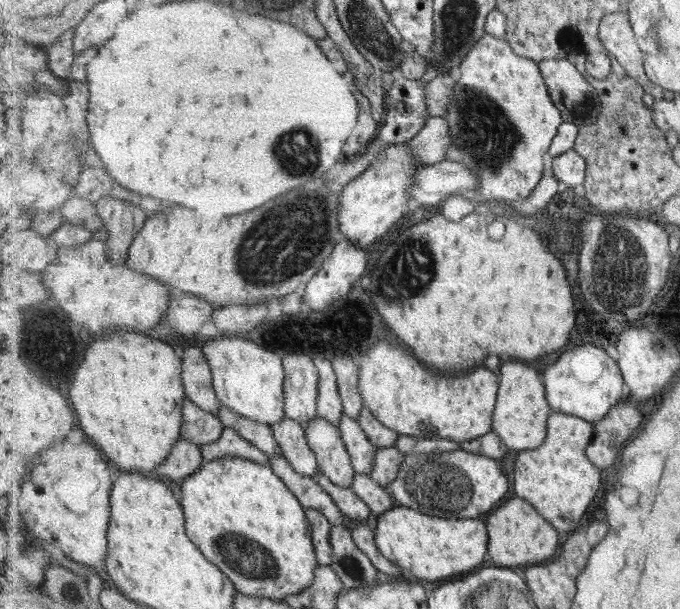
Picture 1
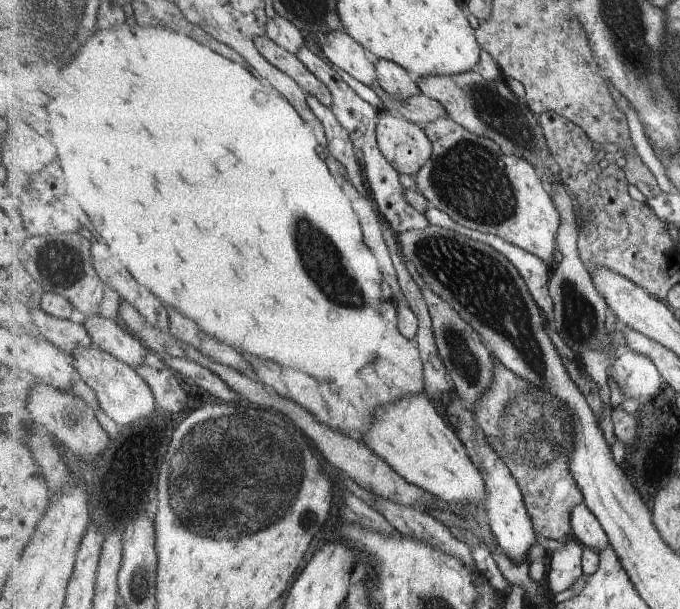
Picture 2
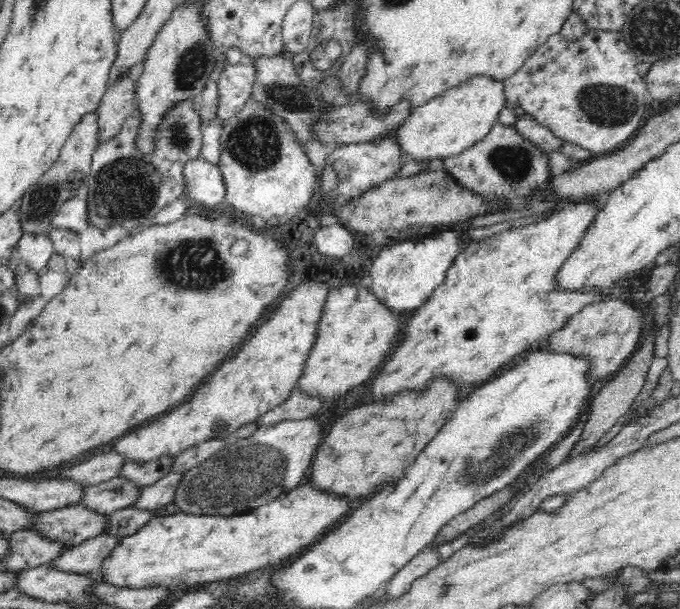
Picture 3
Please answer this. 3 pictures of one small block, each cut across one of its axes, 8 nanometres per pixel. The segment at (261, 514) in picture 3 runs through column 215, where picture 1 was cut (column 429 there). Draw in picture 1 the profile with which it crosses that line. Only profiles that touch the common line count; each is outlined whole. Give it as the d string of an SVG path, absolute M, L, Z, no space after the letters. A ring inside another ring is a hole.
M401 505L377 518L376 544L385 558L423 580L443 580L455 574L471 573L485 562L489 552L487 526L481 520L457 520L422 514Z

